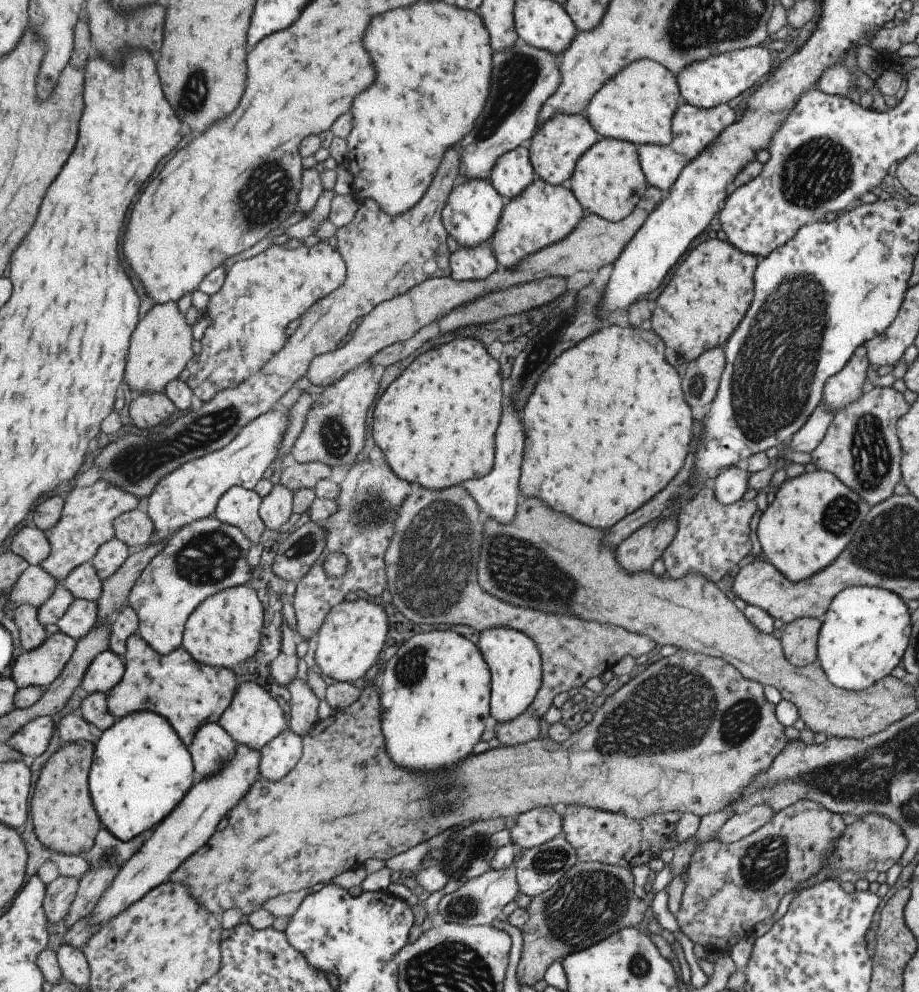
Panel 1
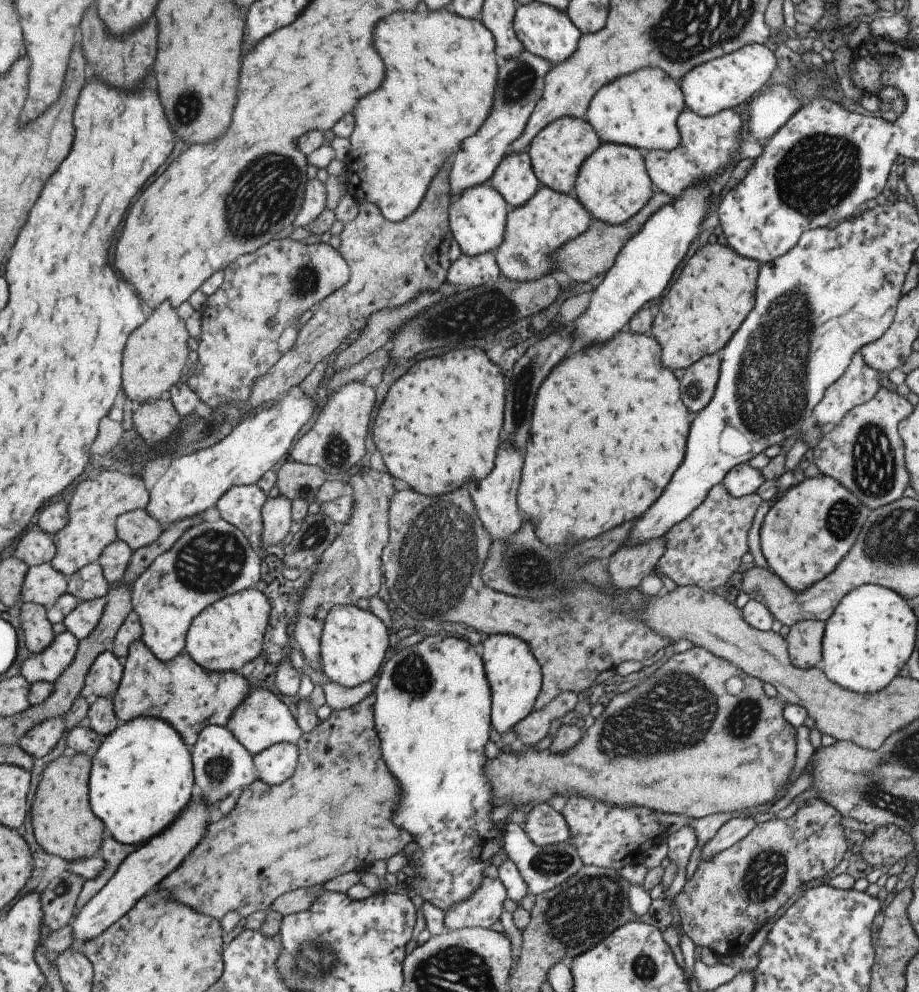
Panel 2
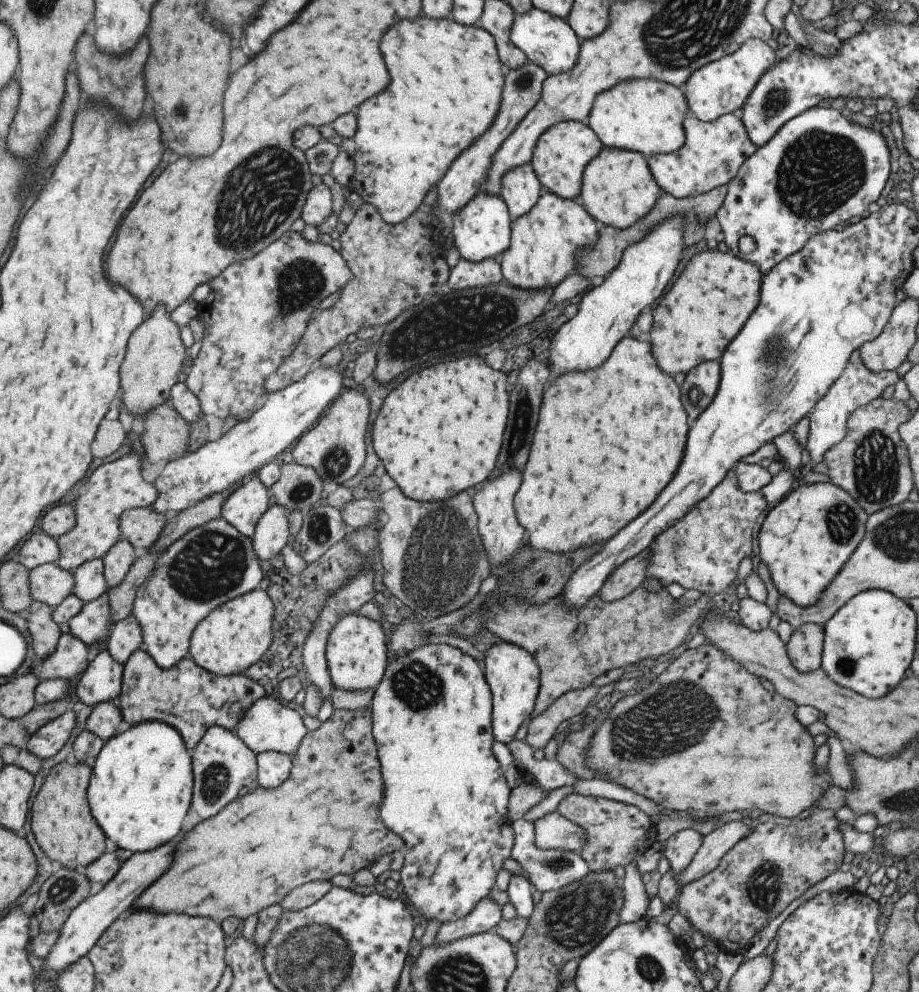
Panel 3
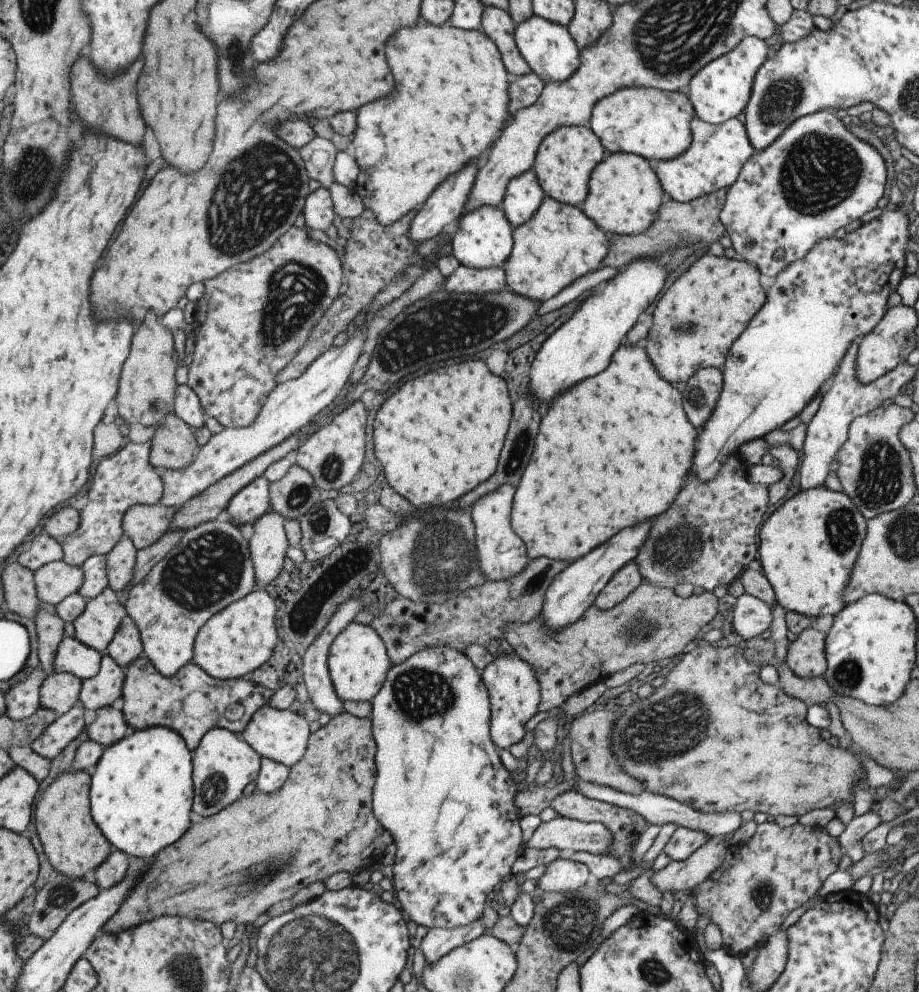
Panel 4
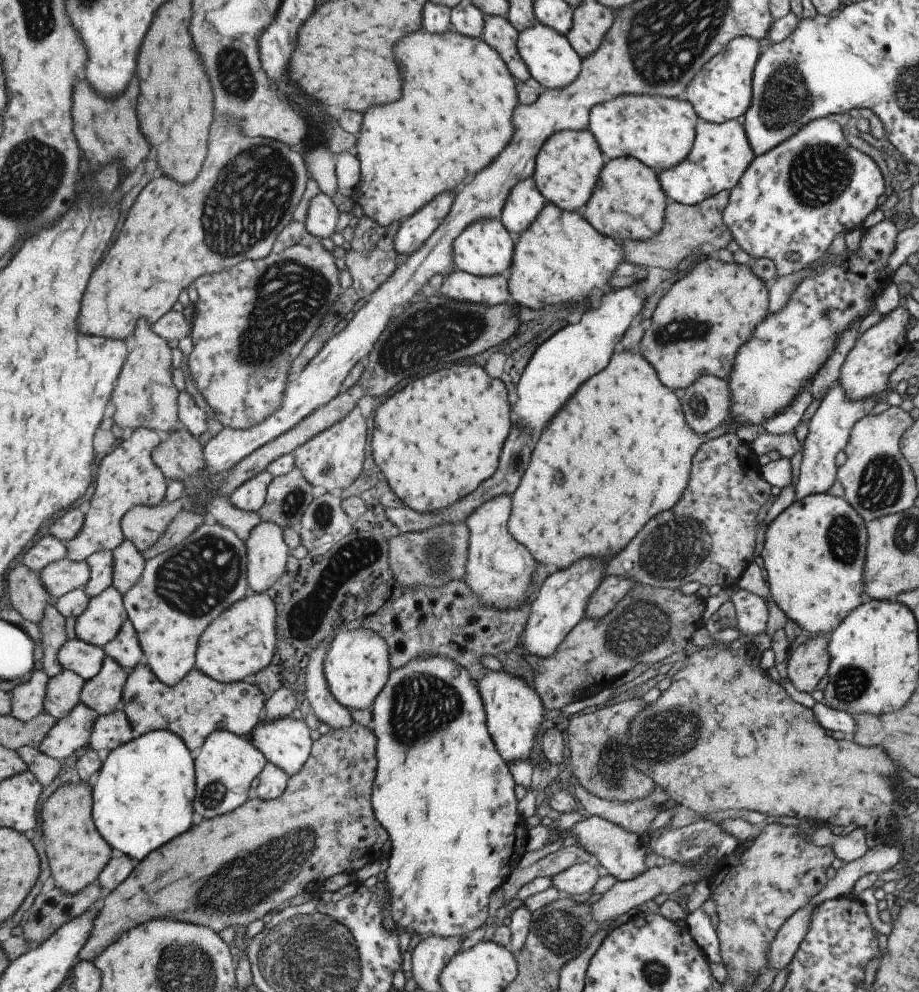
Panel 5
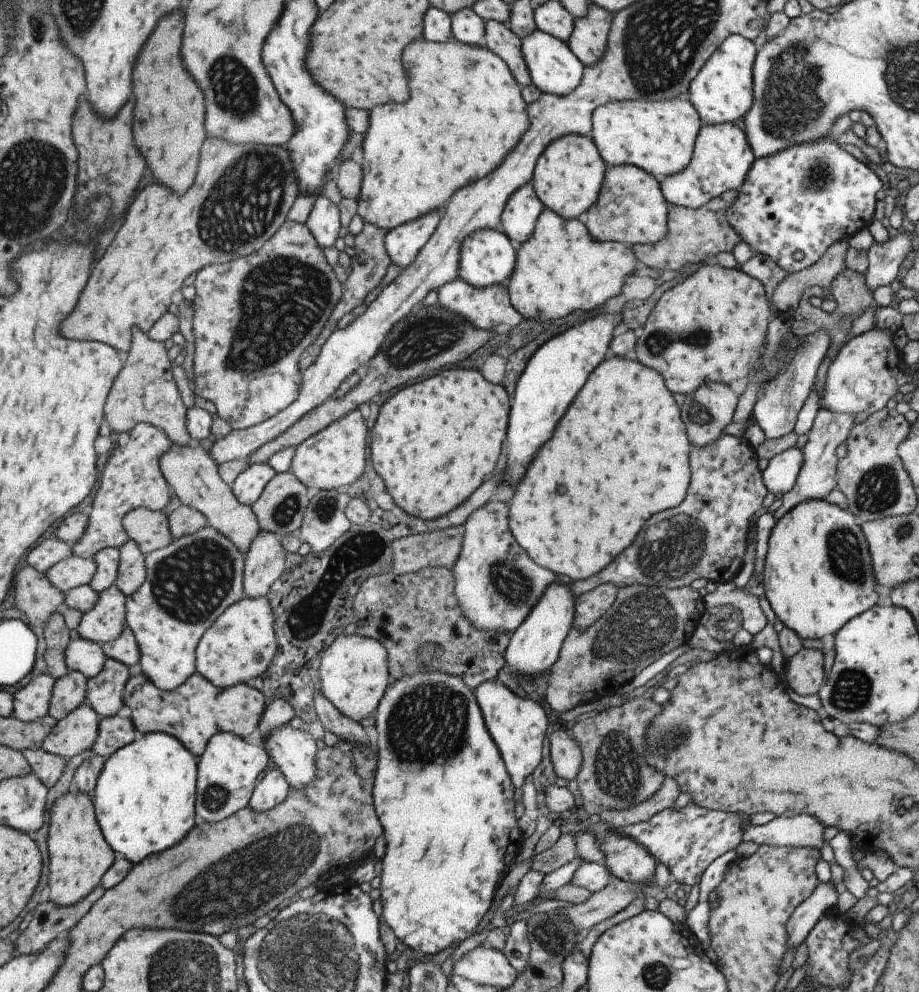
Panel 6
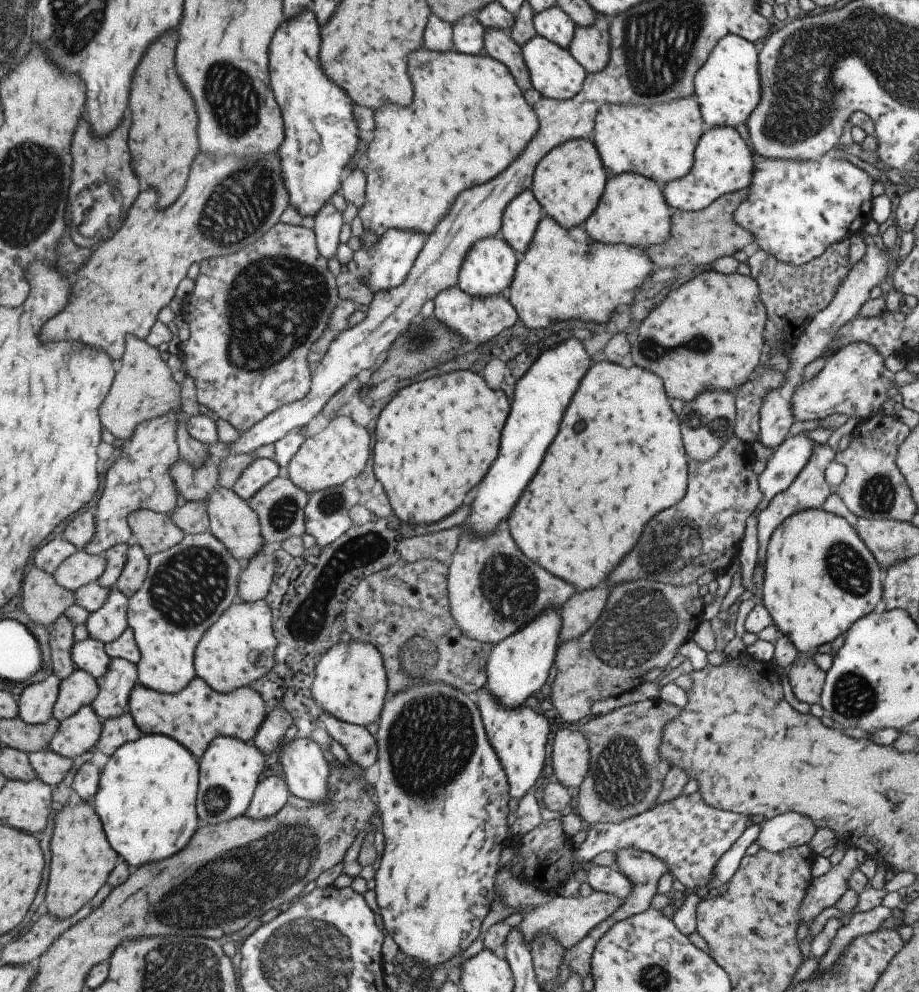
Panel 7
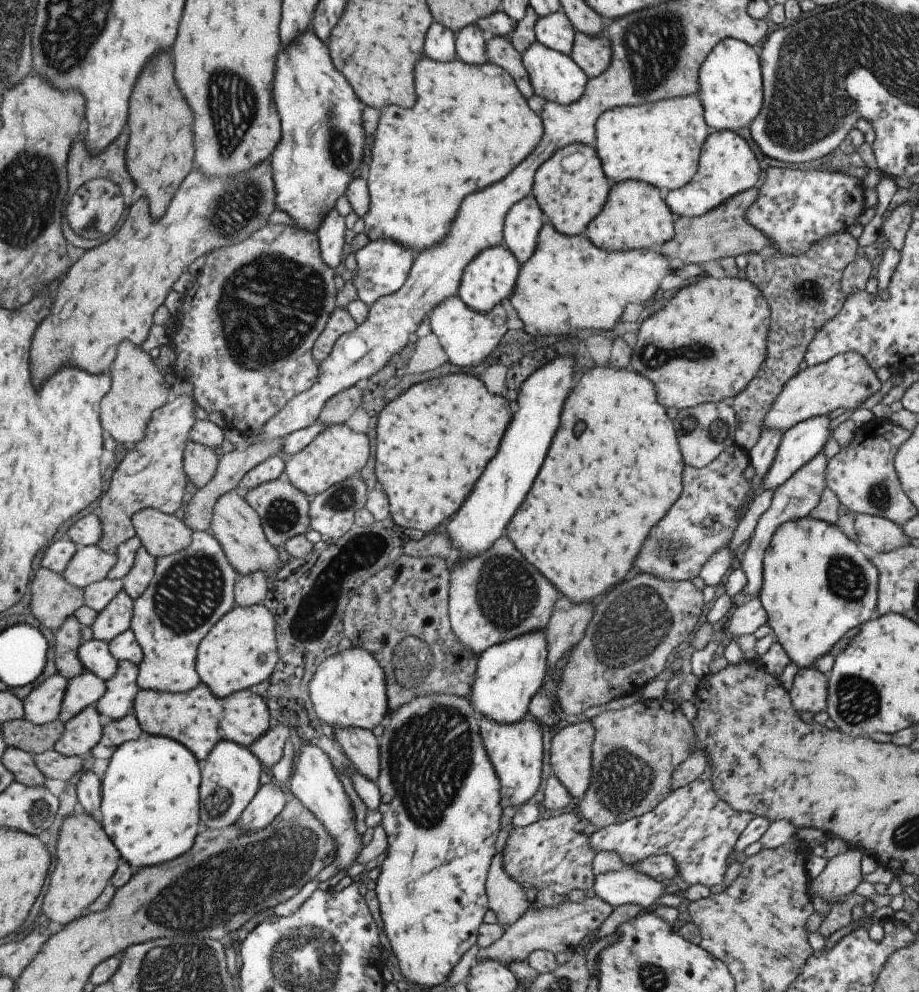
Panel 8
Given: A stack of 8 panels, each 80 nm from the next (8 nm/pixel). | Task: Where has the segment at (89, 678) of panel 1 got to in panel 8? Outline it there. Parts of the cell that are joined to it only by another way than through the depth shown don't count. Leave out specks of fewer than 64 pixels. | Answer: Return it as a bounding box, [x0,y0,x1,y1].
[94,660,138,721]

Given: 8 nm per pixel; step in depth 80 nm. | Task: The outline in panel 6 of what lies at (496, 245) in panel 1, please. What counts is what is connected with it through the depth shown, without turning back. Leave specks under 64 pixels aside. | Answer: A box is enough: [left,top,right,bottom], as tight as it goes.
[505,208,639,324]

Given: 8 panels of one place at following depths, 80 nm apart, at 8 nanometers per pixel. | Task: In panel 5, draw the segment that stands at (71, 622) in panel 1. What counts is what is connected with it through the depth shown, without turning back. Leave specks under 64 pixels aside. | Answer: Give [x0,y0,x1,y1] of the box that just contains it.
[74,585,126,648]

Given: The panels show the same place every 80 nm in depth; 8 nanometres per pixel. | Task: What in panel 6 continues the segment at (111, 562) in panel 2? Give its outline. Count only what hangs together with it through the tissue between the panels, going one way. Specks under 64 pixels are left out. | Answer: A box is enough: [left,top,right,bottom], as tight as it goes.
[114,538,145,597]

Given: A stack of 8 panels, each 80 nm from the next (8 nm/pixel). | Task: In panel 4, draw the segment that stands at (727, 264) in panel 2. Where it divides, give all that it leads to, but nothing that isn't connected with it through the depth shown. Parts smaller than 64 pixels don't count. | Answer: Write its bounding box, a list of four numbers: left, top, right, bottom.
[644,253,765,382]

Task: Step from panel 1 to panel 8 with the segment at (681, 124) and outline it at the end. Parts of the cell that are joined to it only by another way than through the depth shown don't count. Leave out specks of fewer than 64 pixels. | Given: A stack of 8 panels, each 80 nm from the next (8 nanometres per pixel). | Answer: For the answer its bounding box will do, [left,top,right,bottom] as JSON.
[663,130,759,217]

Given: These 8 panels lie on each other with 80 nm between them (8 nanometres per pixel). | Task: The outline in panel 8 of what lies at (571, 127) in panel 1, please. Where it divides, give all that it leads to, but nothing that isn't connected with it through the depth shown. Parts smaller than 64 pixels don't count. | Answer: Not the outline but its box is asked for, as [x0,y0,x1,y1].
[533,143,610,234]

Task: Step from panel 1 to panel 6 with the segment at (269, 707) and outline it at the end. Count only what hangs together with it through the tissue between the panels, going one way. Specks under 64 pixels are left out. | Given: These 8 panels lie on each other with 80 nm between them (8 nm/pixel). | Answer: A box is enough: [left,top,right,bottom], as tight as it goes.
[261,722,317,789]

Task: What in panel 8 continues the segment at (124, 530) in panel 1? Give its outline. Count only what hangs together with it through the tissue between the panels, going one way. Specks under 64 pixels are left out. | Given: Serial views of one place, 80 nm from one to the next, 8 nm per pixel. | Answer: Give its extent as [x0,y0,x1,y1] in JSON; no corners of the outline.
[131,507,193,559]

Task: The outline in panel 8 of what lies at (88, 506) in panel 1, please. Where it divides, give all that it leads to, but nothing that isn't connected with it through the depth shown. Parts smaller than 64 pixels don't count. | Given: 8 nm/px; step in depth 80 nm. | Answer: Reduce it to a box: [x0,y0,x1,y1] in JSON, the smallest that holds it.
[94,396,196,554]

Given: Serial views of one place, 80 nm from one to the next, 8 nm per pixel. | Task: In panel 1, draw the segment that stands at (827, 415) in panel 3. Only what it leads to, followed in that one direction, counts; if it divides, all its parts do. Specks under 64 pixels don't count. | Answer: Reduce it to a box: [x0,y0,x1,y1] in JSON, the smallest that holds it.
[822,345,868,412]

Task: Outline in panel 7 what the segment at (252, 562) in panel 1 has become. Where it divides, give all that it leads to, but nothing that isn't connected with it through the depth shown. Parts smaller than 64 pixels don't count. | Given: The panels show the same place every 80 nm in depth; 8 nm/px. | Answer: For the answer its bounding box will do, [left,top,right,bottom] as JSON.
[231,459,281,502]

